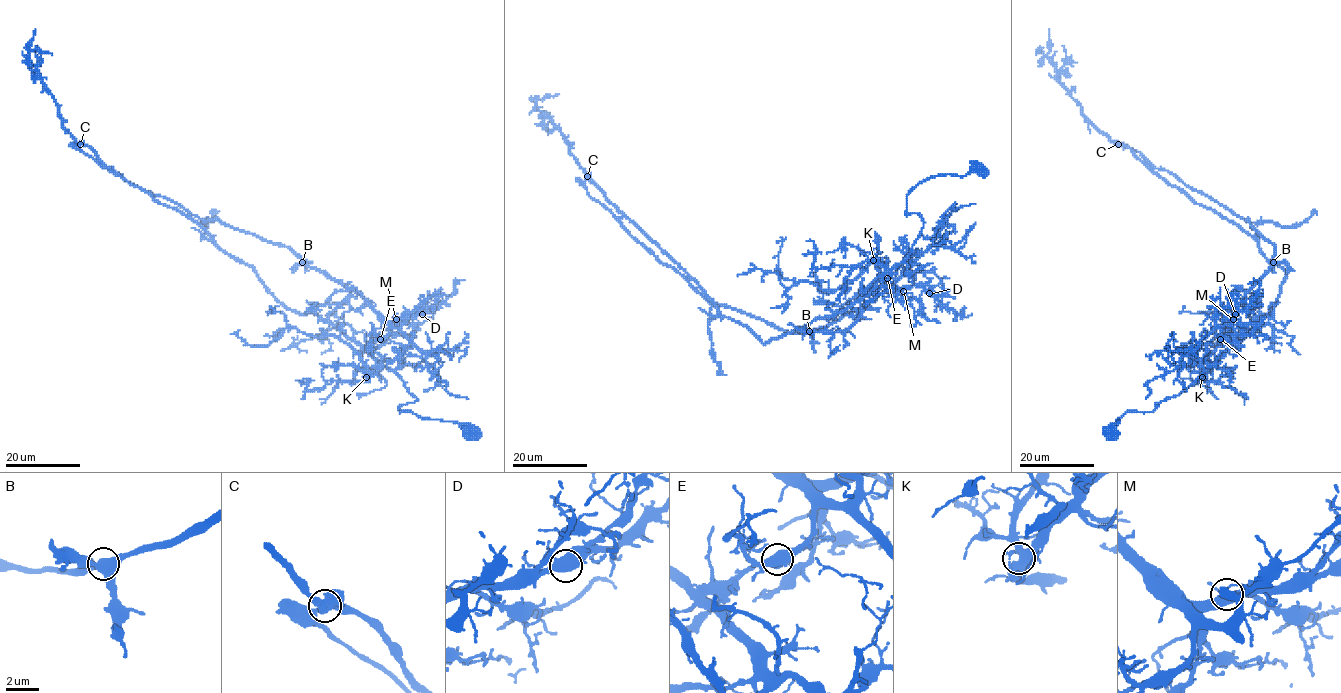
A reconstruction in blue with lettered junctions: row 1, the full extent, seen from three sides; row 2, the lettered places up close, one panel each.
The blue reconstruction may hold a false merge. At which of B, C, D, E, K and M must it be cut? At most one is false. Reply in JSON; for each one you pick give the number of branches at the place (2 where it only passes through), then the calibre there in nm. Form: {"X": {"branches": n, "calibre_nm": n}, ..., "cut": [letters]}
{"C": {"branches": 5, "calibre_nm": 550}, "cut": ["C"]}

